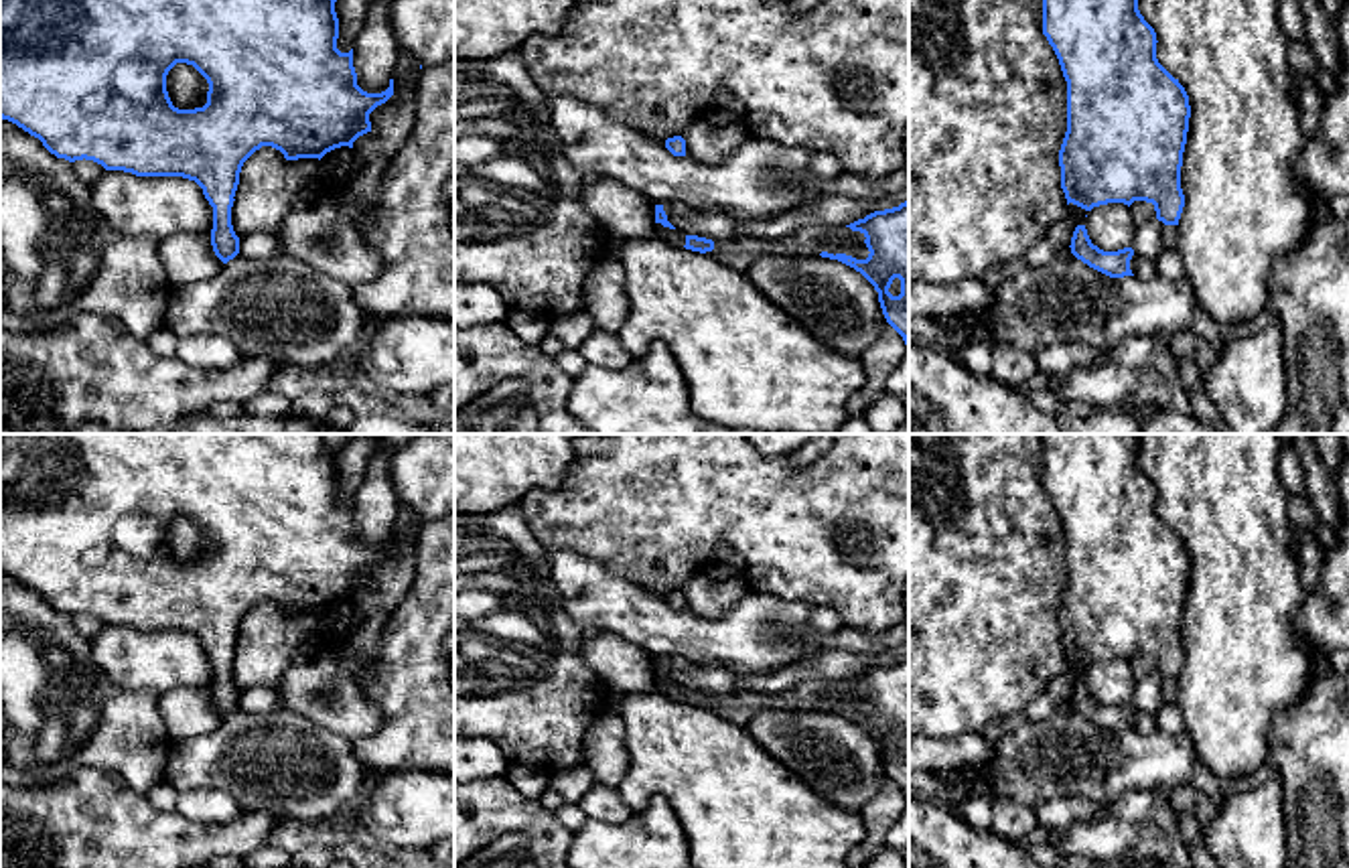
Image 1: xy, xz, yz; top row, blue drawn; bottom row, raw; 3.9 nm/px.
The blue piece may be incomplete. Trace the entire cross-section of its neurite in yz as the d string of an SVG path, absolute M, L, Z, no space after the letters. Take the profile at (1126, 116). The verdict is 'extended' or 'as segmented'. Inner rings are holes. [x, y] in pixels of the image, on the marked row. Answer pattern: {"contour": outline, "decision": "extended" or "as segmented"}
{"contour": "M1043 0L1043 34L1067 81L1067 132L1059 150L1061 189L1067 205L1085 211L1108 203L1154 205L1156 219L1179 225L1185 195L1181 166L1191 105L1185 87L1156 59L1156 32L1138 10L1138 0Z", "decision": "as segmented"}

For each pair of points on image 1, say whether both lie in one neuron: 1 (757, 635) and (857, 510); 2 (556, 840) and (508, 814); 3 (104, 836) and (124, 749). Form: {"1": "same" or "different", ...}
{"1": "different", "2": "same", "3": "different"}

